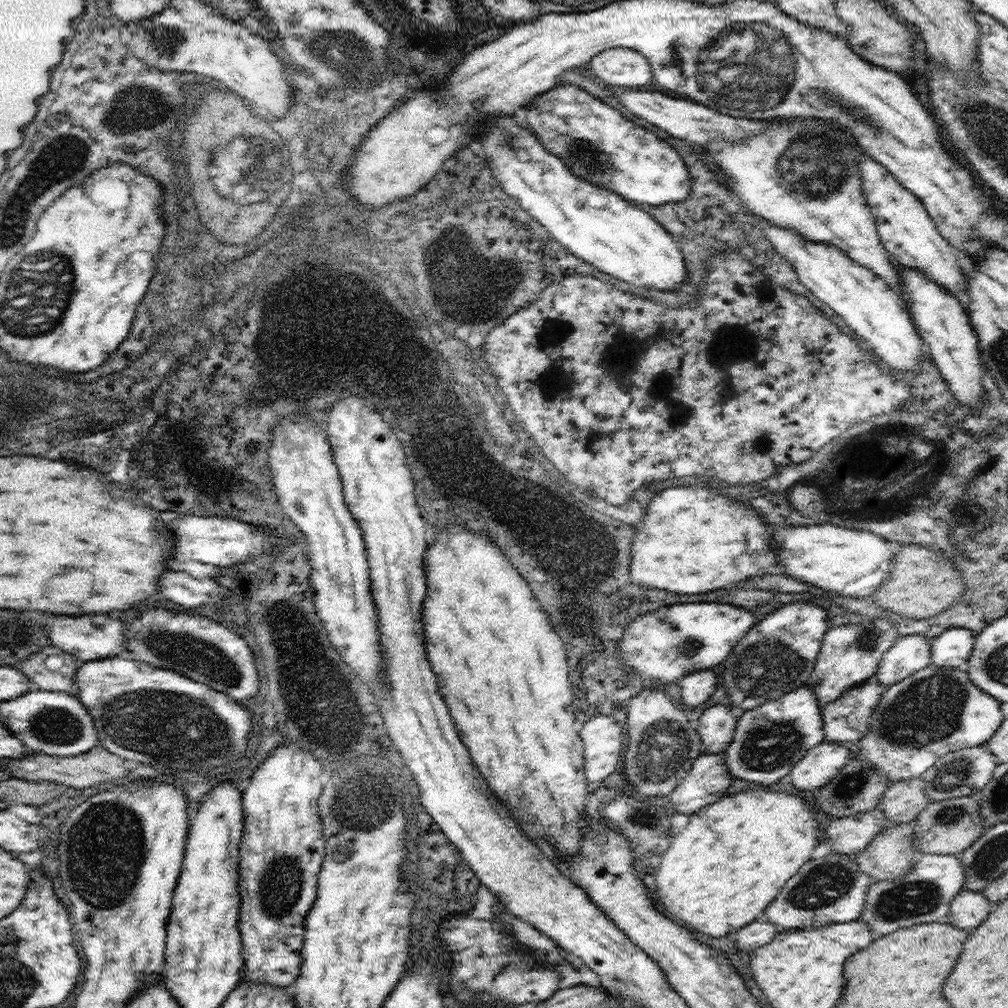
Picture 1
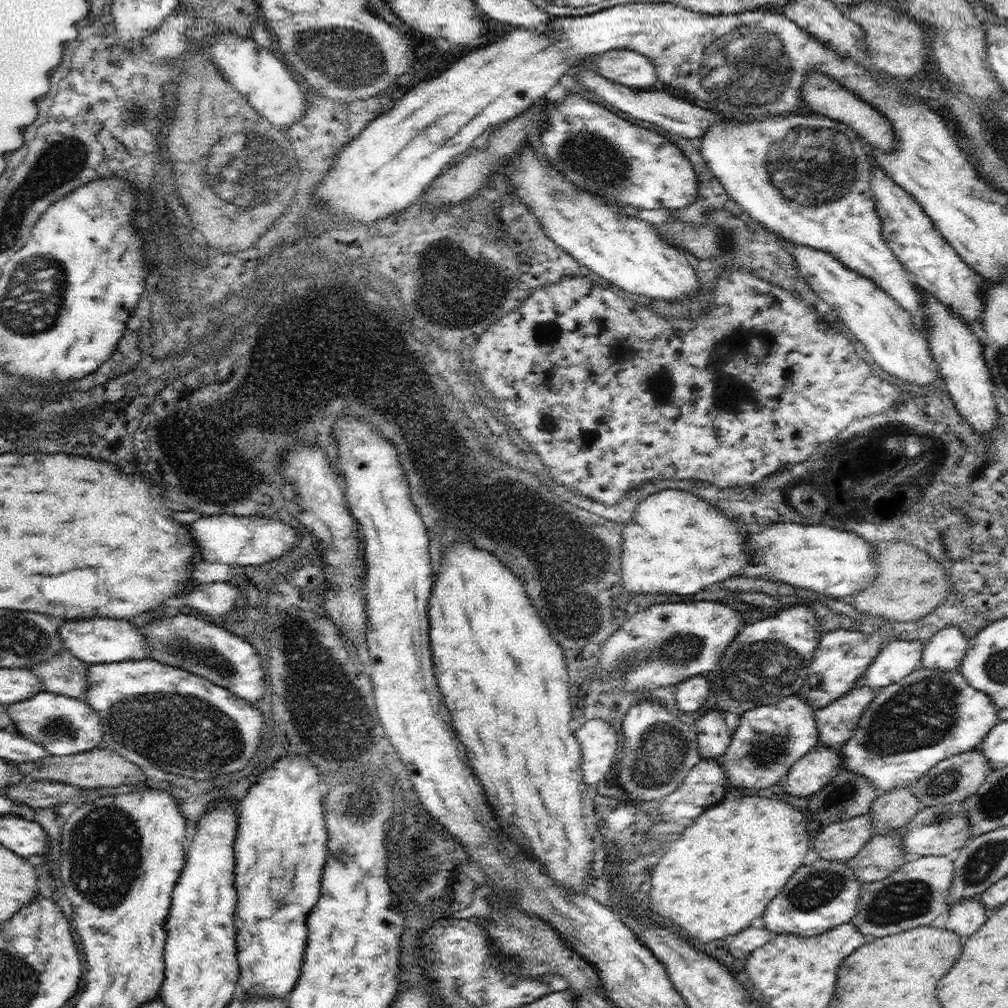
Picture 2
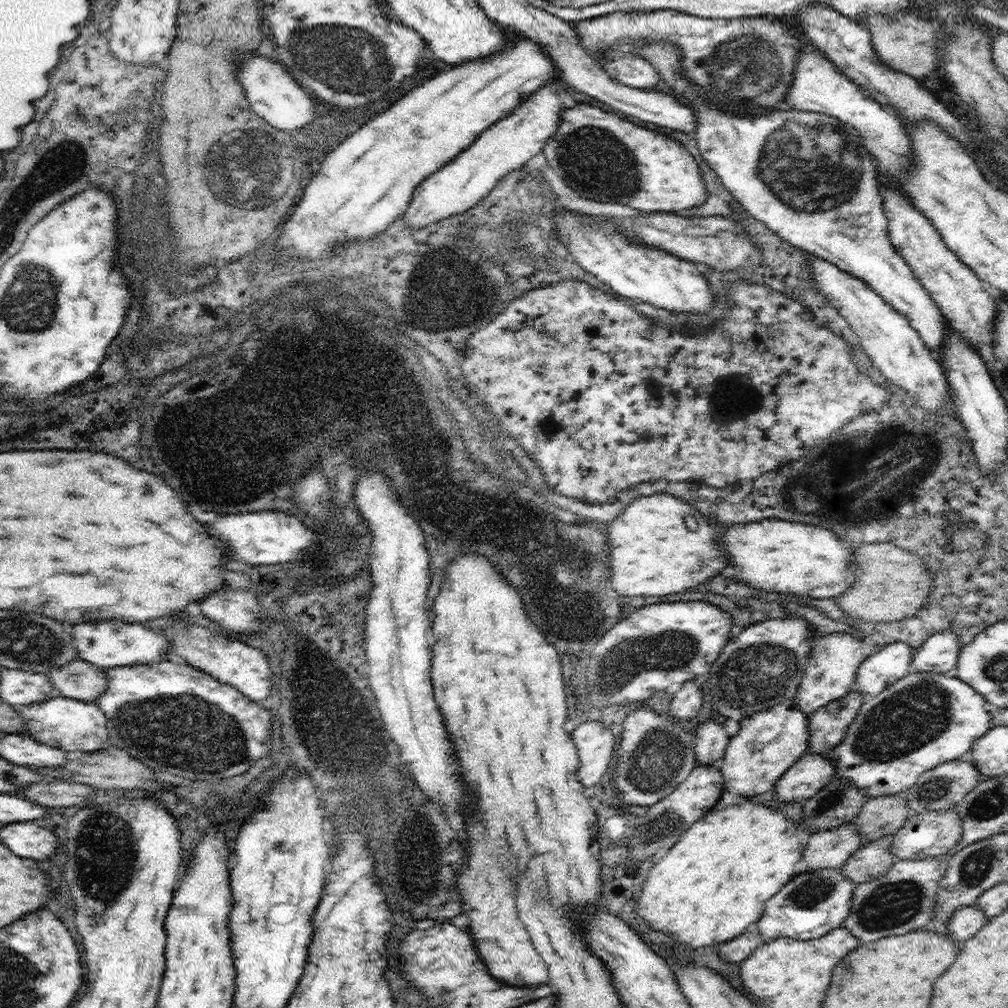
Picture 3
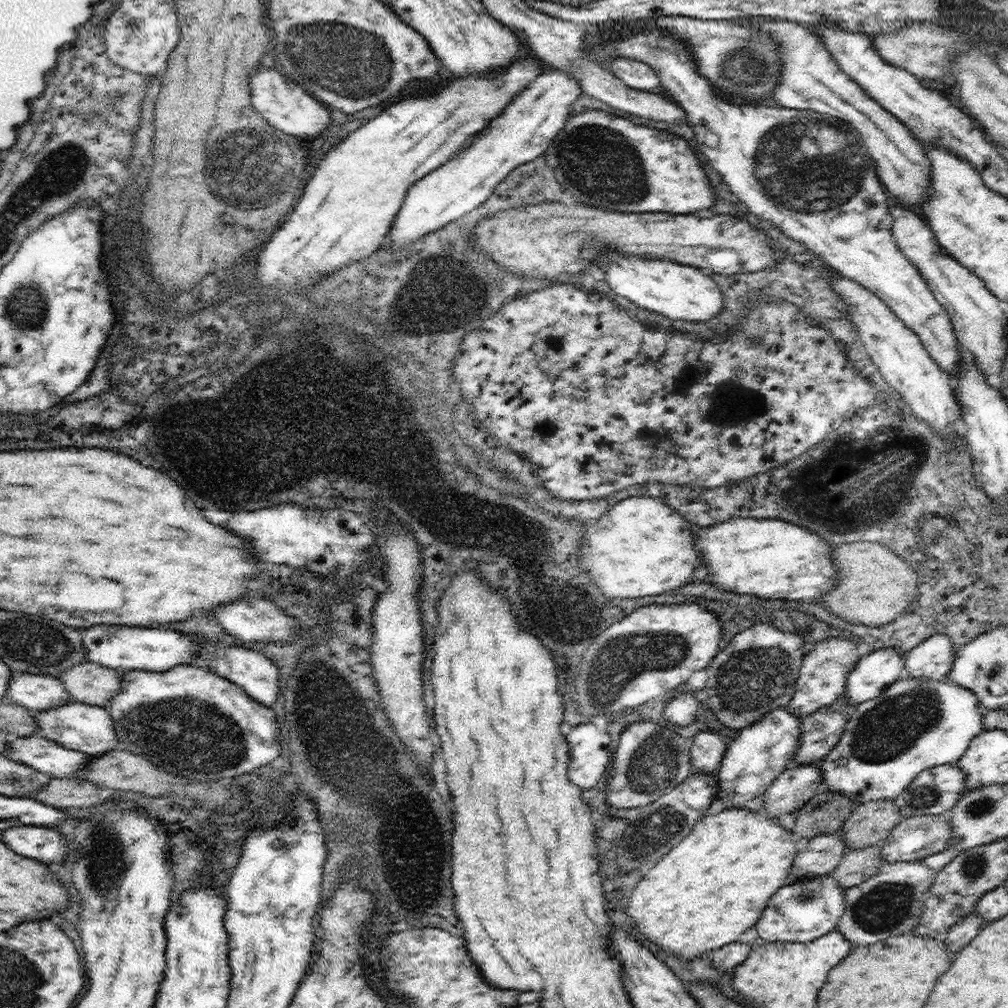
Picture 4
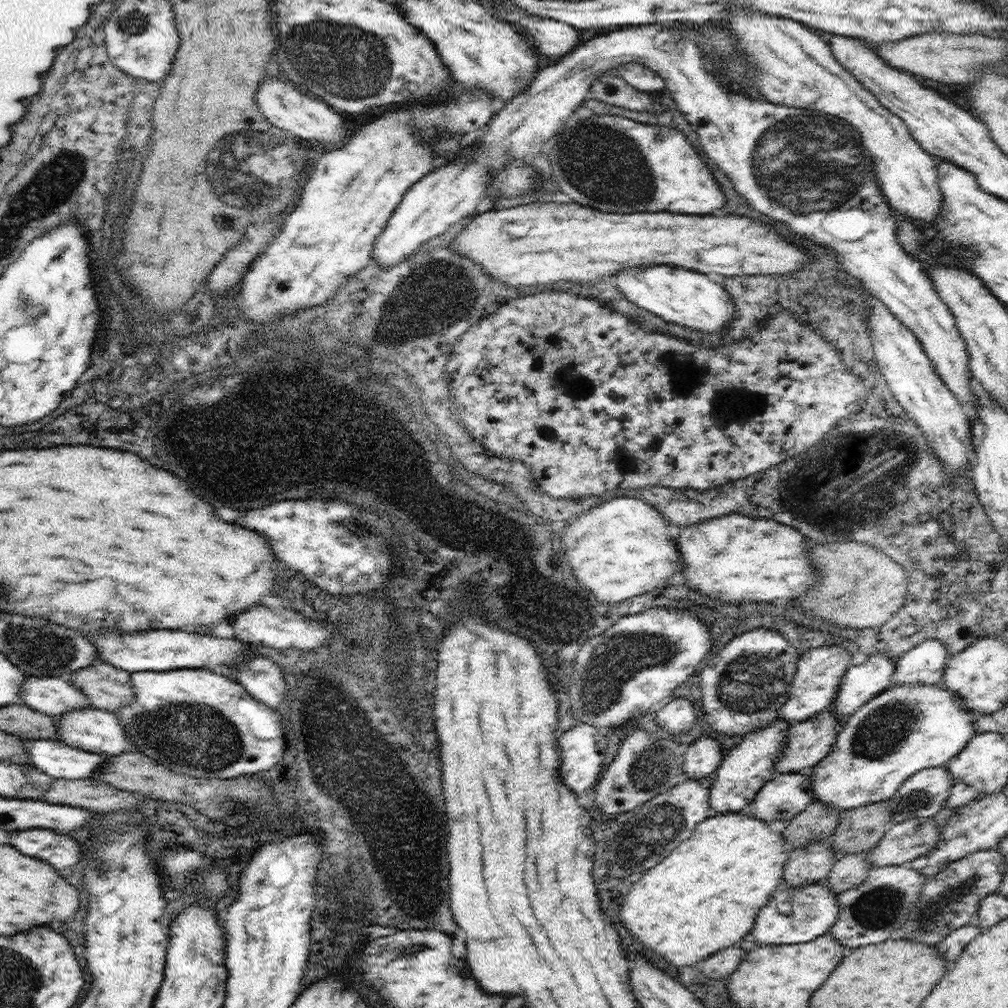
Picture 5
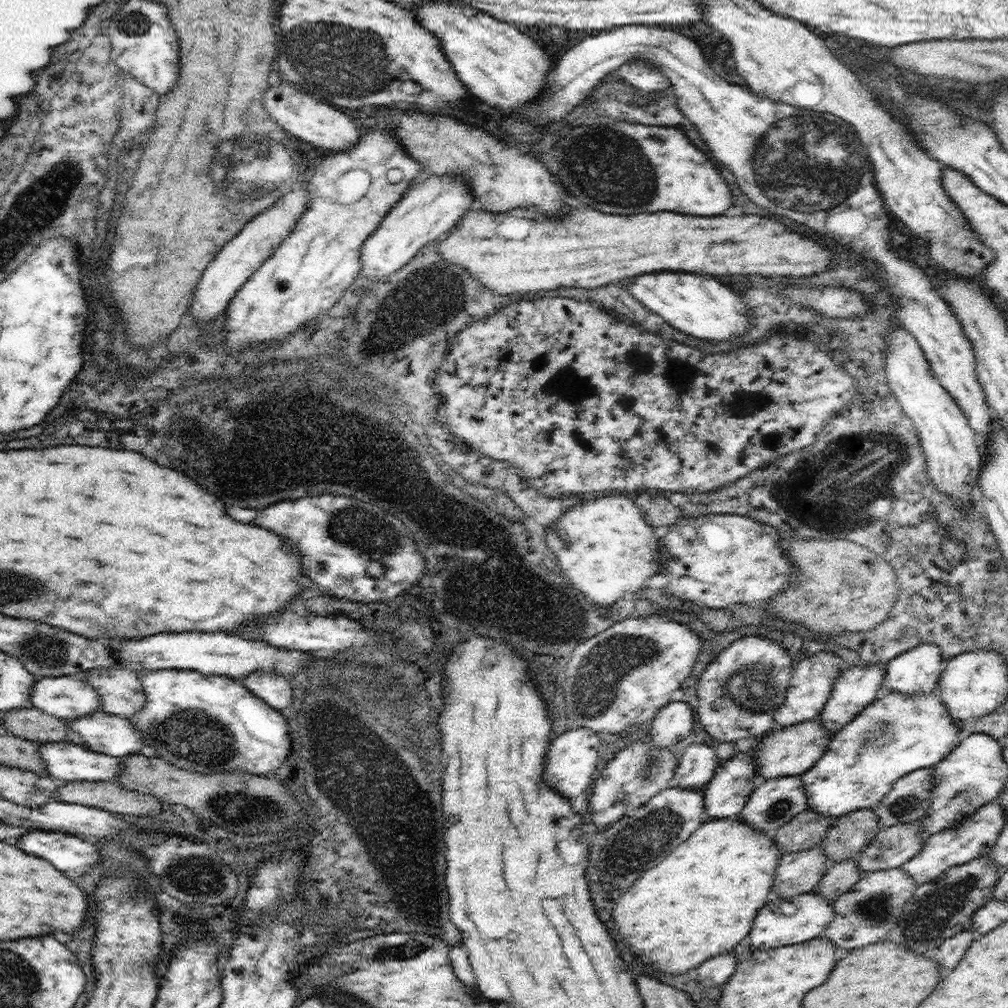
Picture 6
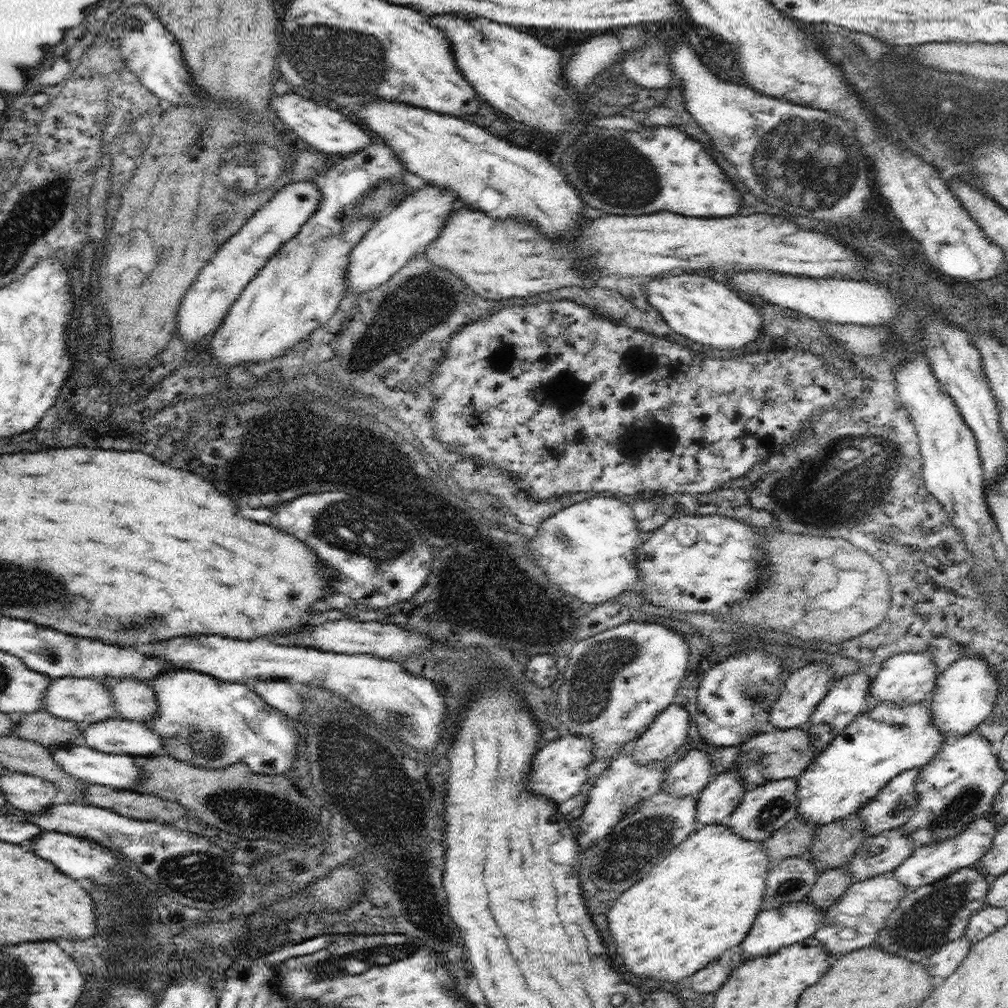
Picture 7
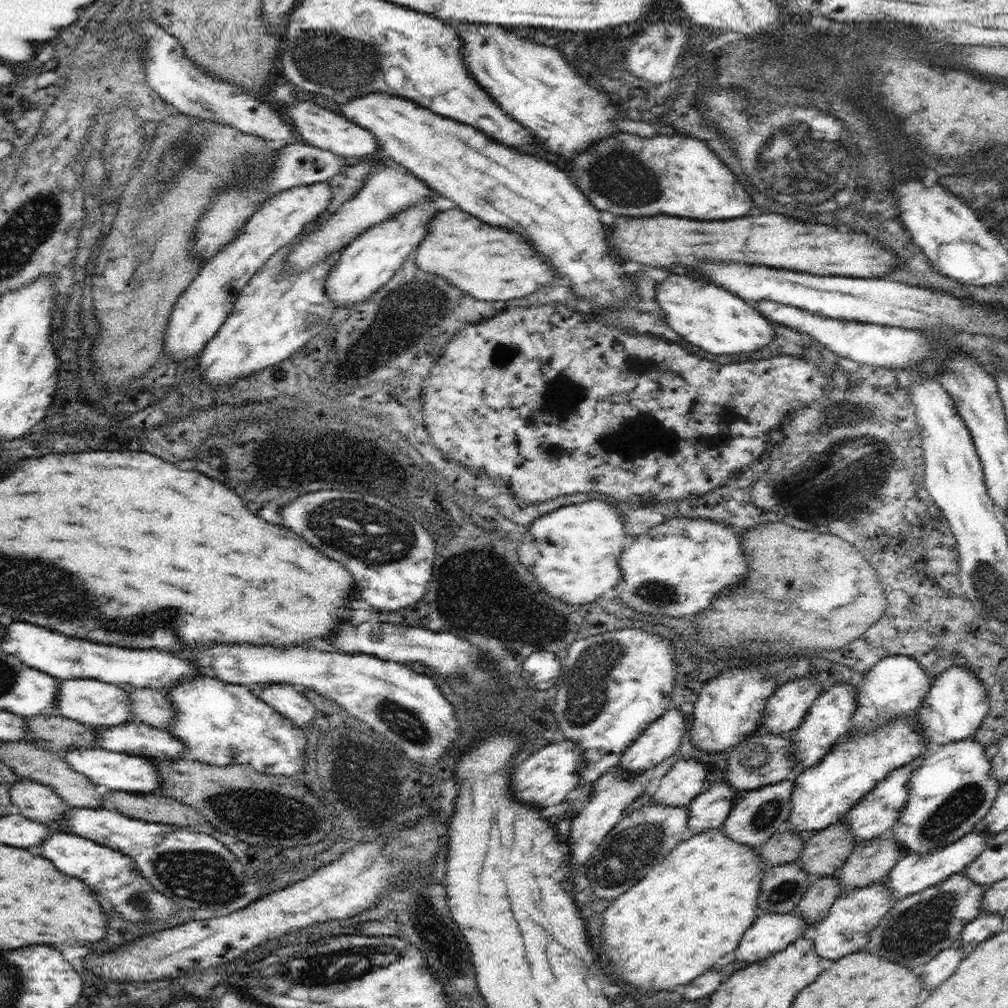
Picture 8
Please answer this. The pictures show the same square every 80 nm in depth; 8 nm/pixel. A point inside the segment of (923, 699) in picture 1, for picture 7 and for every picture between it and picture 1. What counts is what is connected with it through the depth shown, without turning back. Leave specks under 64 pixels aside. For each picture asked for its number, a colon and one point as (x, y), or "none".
2: (909, 727)
3: (924, 719)
4: (916, 723)
5: (903, 730)
6: (893, 736)
7: (892, 738)

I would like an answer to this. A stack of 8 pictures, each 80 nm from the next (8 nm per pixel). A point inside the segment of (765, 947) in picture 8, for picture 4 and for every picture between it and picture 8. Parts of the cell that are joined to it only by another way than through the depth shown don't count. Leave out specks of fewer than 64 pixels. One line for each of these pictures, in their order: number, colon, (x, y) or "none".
4: (802, 910)
5: (815, 907)
6: (772, 929)
7: (775, 928)

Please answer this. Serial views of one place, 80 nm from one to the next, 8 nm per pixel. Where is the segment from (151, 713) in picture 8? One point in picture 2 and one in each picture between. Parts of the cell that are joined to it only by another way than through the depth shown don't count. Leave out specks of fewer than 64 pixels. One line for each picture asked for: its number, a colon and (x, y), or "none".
2: (65, 674)
3: (80, 680)
4: (88, 682)
5: (108, 688)
6: (120, 691)
7: (135, 700)

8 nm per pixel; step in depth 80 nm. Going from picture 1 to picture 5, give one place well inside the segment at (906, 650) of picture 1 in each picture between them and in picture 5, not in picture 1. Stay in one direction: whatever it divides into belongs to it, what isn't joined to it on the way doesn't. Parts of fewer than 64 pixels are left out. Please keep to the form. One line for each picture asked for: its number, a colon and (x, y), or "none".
2: (897, 659)
3: (885, 666)
4: (872, 674)
5: (860, 683)

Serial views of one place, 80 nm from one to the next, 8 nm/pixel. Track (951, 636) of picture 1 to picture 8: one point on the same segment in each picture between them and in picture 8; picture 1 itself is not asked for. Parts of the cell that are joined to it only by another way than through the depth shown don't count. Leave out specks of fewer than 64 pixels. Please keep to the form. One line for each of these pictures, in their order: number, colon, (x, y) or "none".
2: (945, 650)
3: (939, 653)
4: (933, 658)
5: (925, 664)
6: (918, 670)
7: (905, 678)
8: (896, 686)

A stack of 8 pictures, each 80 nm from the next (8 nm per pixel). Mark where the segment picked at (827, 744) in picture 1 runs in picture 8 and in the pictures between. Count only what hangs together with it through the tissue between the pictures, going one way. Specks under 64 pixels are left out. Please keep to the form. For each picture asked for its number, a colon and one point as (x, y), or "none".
2: (806, 776)
3: (809, 774)
4: (794, 786)
5: (786, 794)
6: (774, 803)
7: (768, 807)
8: (757, 815)

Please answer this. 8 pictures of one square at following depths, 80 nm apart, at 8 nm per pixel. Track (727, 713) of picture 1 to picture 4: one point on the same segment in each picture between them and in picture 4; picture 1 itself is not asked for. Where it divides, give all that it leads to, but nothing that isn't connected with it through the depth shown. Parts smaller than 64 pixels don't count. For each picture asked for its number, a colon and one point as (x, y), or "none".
2: (714, 736)
3: (711, 739)
4: (707, 748)

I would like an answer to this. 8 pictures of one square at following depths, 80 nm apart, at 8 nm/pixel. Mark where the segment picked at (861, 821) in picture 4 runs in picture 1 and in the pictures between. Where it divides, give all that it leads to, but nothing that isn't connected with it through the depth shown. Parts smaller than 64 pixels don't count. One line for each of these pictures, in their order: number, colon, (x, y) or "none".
1: (903, 801)
2: (893, 809)
3: (882, 815)

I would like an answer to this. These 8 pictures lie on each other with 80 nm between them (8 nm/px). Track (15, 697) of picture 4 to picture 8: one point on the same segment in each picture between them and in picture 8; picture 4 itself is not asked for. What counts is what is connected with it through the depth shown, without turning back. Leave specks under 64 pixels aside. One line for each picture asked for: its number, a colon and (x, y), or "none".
5: (50, 695)
6: (69, 697)
7: (86, 701)
8: (94, 703)

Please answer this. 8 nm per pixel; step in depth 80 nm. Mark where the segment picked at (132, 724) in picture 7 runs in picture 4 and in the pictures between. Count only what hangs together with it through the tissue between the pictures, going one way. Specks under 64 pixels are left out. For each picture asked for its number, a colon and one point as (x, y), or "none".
4: (87, 728)
5: (91, 729)
6: (116, 736)

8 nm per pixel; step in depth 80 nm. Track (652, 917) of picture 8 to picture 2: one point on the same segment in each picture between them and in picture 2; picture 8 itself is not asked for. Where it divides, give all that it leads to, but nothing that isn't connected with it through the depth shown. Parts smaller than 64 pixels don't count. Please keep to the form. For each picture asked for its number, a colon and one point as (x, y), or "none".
2: (711, 883)
3: (714, 883)
4: (740, 858)
5: (704, 896)
6: (701, 900)
7: (704, 897)

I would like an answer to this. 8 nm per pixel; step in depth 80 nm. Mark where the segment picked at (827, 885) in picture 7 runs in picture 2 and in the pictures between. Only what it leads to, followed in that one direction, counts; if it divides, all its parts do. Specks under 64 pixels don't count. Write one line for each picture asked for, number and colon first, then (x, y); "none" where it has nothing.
2: (883, 854)
3: (870, 861)
4: (857, 865)
5: (850, 870)
6: (840, 877)

